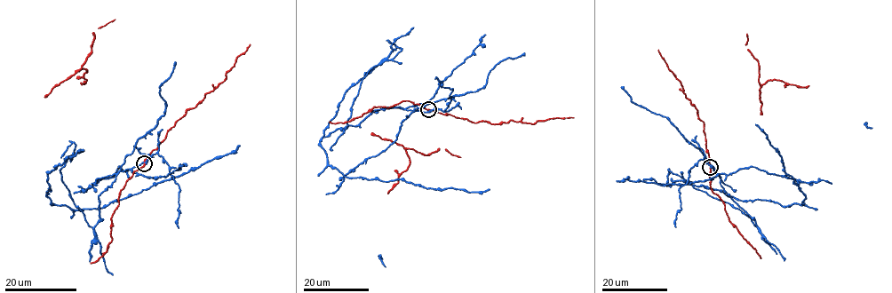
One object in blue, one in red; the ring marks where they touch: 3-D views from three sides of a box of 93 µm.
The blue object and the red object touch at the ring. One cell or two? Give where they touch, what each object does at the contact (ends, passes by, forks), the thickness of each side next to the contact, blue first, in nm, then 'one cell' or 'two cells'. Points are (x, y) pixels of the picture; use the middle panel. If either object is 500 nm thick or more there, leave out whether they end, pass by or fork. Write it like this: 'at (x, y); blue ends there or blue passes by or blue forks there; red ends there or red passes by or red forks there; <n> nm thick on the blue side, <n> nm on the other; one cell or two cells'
at (428, 109); blue passes by; red passes by; 460 nm thick on the blue side, 180 nm on the other; two cells

